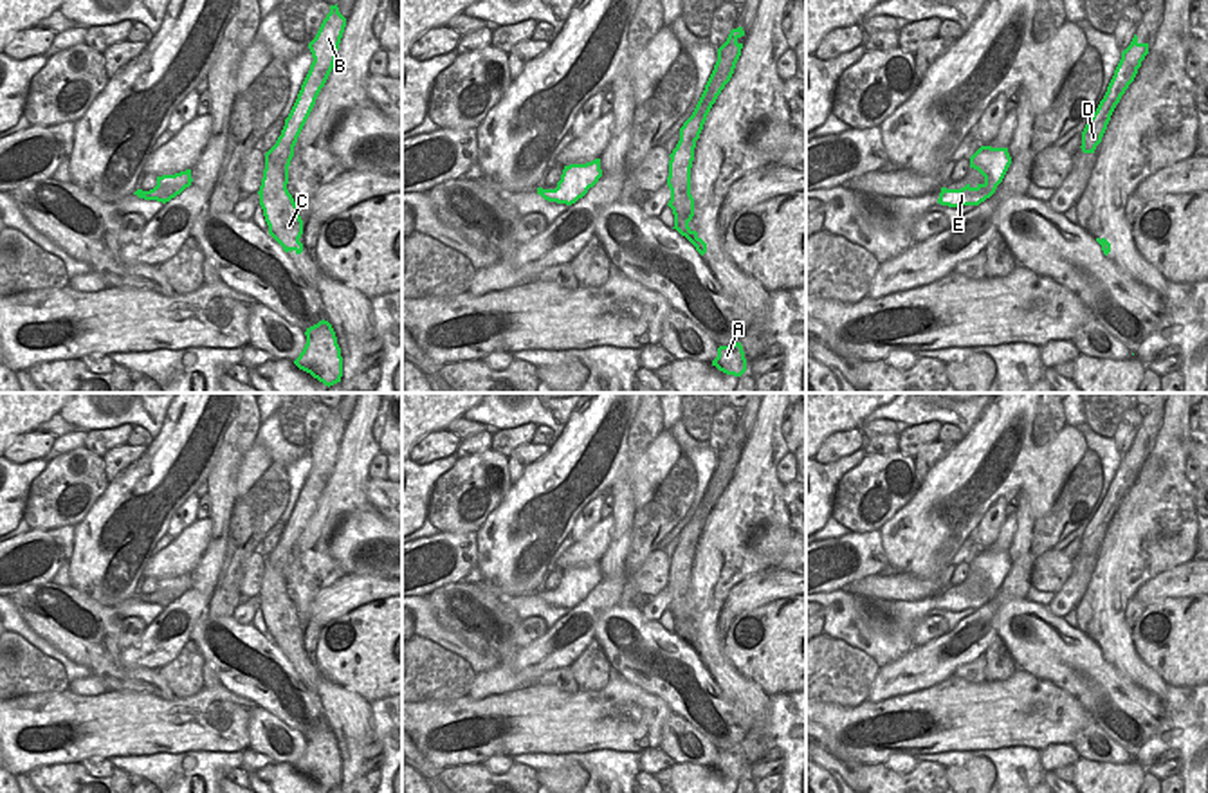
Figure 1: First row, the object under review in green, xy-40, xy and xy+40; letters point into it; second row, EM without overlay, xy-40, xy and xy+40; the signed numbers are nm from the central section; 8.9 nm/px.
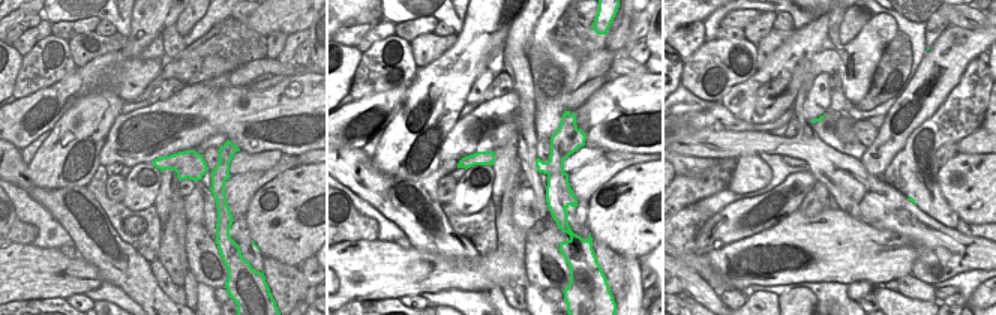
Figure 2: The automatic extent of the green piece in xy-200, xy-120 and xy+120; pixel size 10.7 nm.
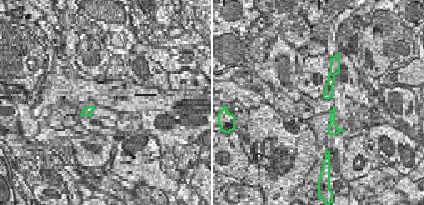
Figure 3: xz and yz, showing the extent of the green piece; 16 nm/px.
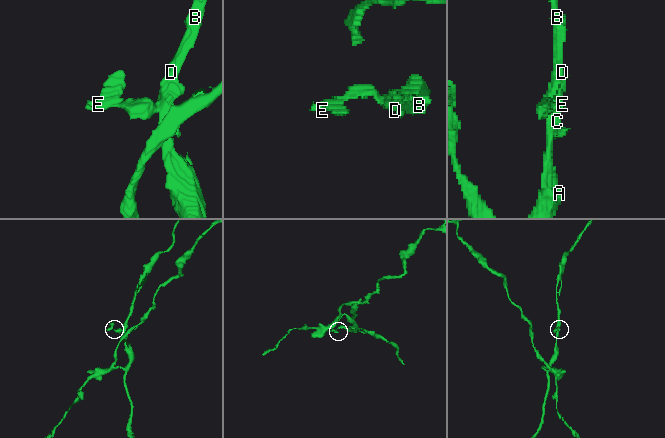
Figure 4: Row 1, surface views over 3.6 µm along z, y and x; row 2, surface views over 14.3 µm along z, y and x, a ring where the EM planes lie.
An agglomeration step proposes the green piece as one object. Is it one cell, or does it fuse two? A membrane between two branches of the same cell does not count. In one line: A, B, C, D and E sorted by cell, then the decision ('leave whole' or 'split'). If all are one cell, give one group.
A B E / C D; split

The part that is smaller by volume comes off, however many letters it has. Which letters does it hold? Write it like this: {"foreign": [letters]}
{"foreign": ["C", "D"]}

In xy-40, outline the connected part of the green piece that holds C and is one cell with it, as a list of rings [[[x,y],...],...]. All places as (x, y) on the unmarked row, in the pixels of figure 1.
[[[265,559],[265,573],[260,589],[260,602],[272,615],[272,636],[285,647],[285,656],[303,656],[303,647],[299,645],[303,638],[303,624],[299,620],[297,609],[287,593],[287,579],[283,571],[278,571],[270,559]]]

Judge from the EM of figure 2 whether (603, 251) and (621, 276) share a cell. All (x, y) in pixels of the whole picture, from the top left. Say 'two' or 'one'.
one

